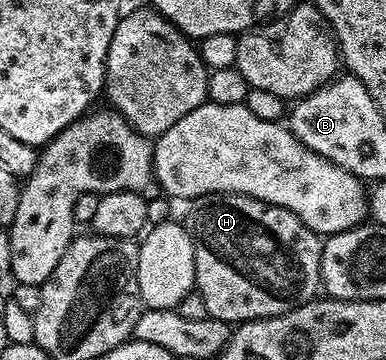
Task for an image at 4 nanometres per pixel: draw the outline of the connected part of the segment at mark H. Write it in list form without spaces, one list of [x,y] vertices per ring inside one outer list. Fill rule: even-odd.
[[[207,195],[190,211],[188,230],[194,242],[194,286],[204,297],[211,319],[231,325],[288,313],[319,294],[322,281],[323,240],[296,213],[247,195]]]

